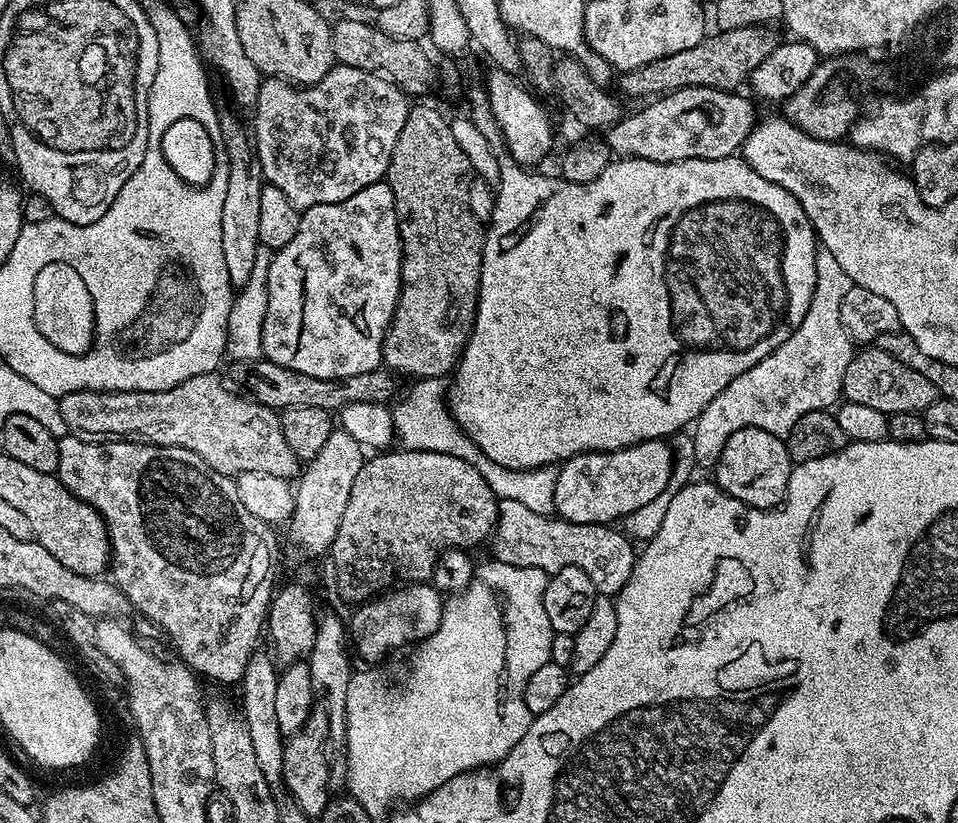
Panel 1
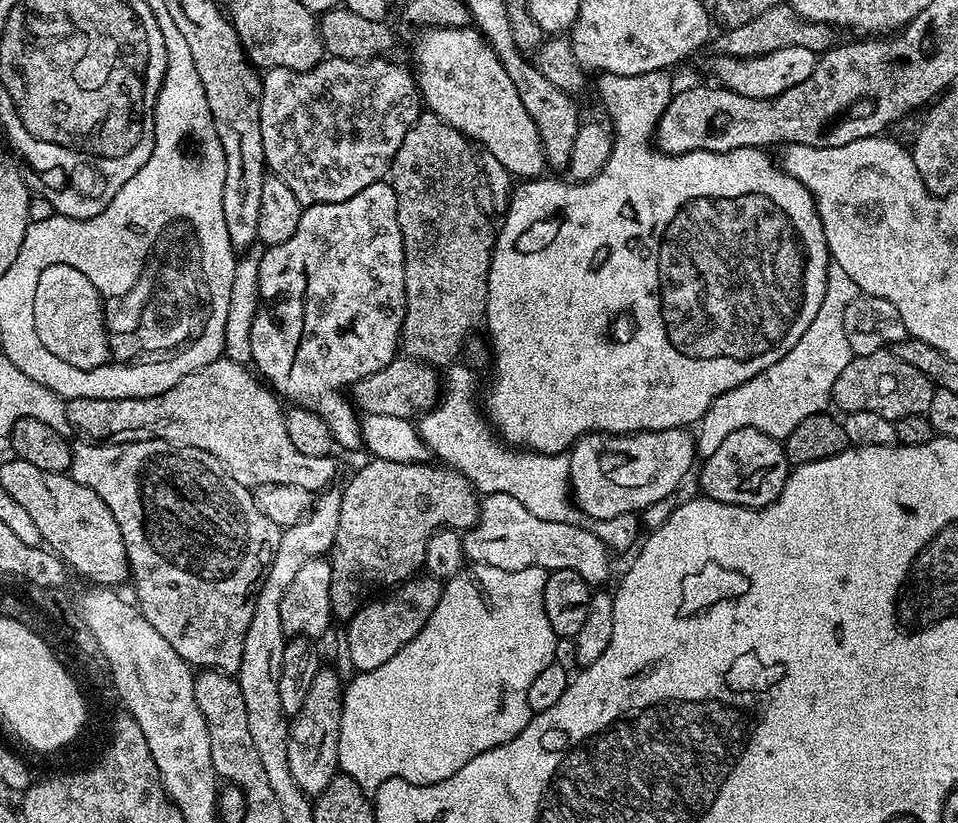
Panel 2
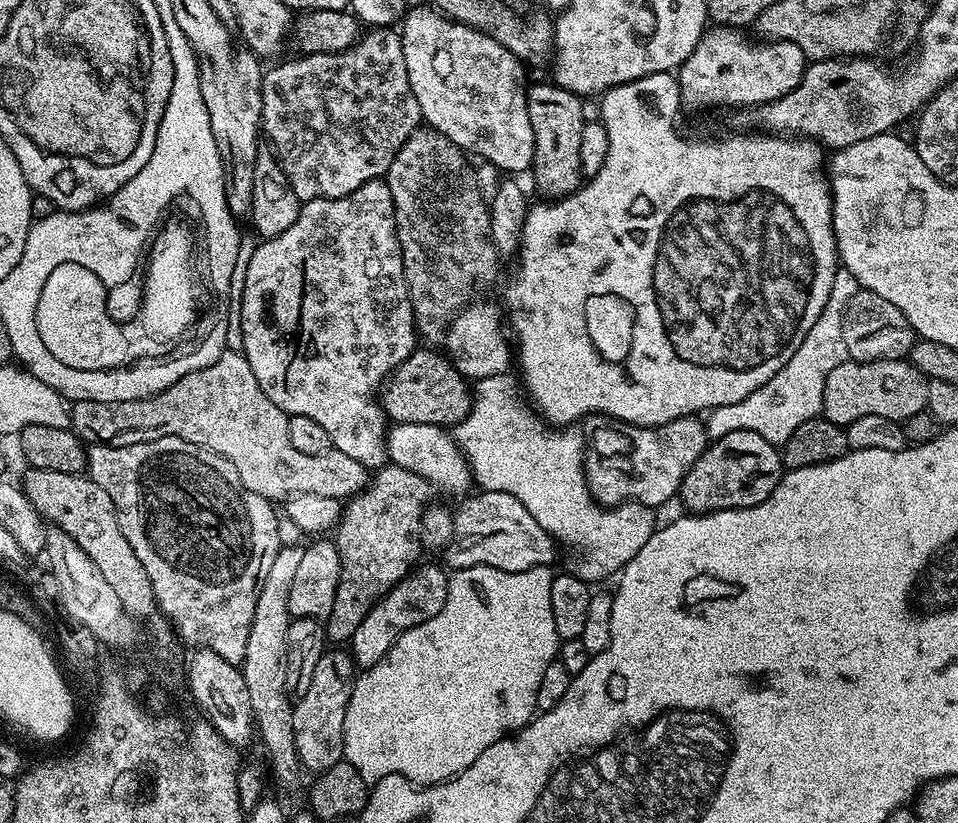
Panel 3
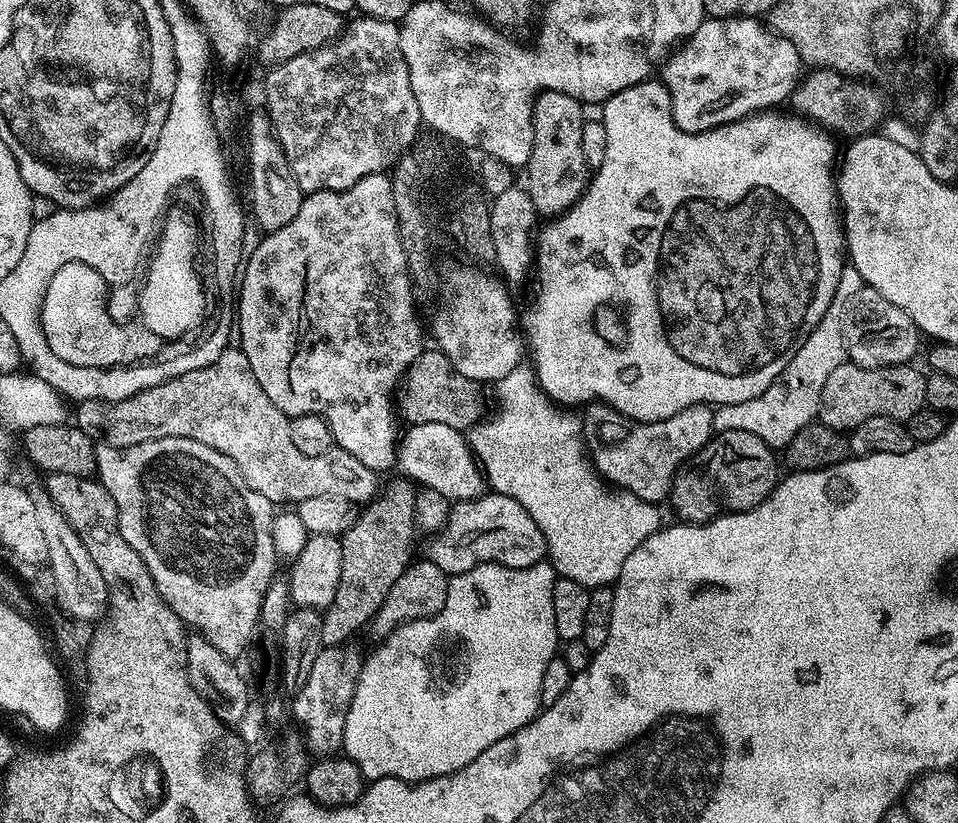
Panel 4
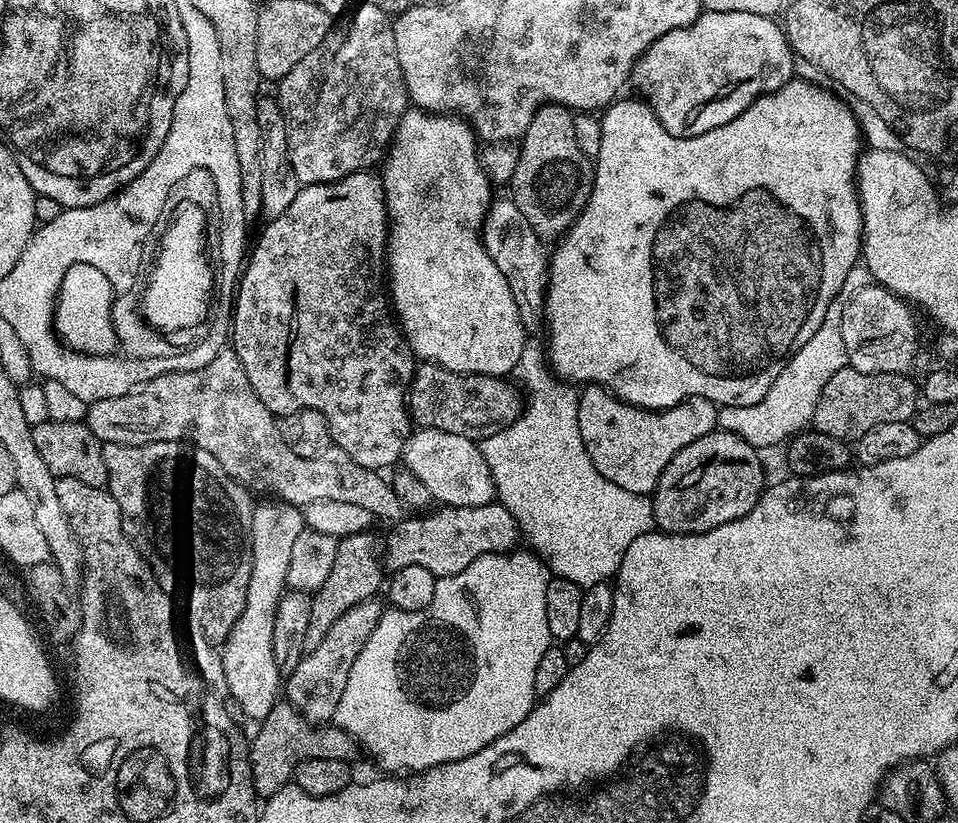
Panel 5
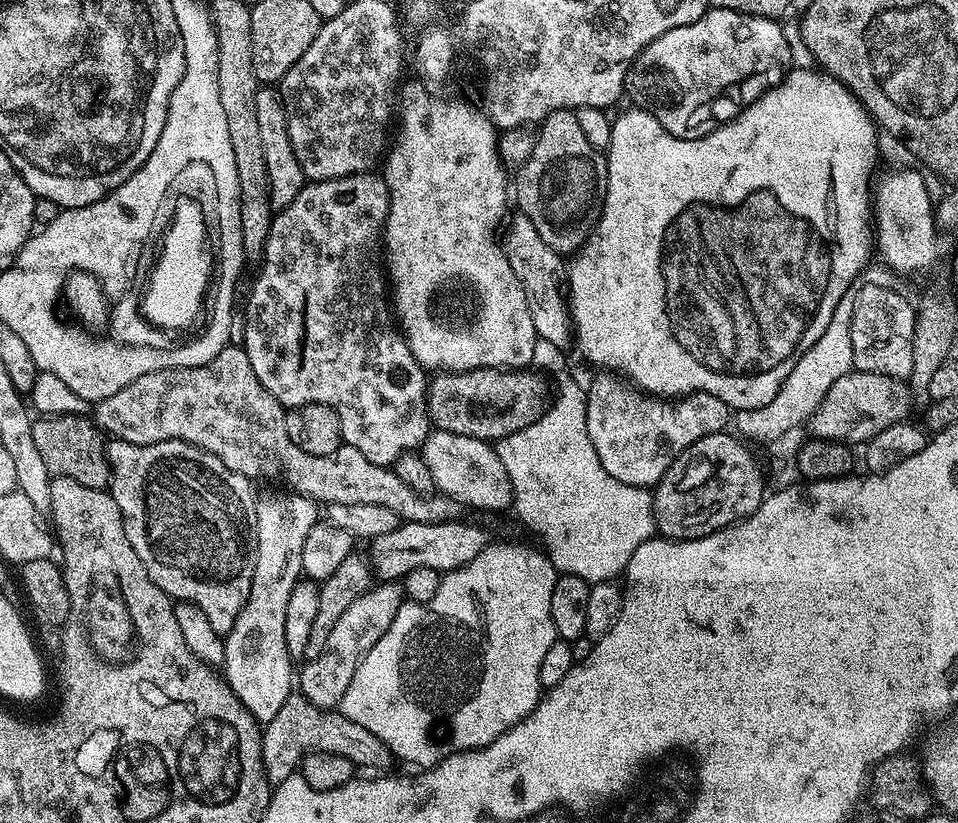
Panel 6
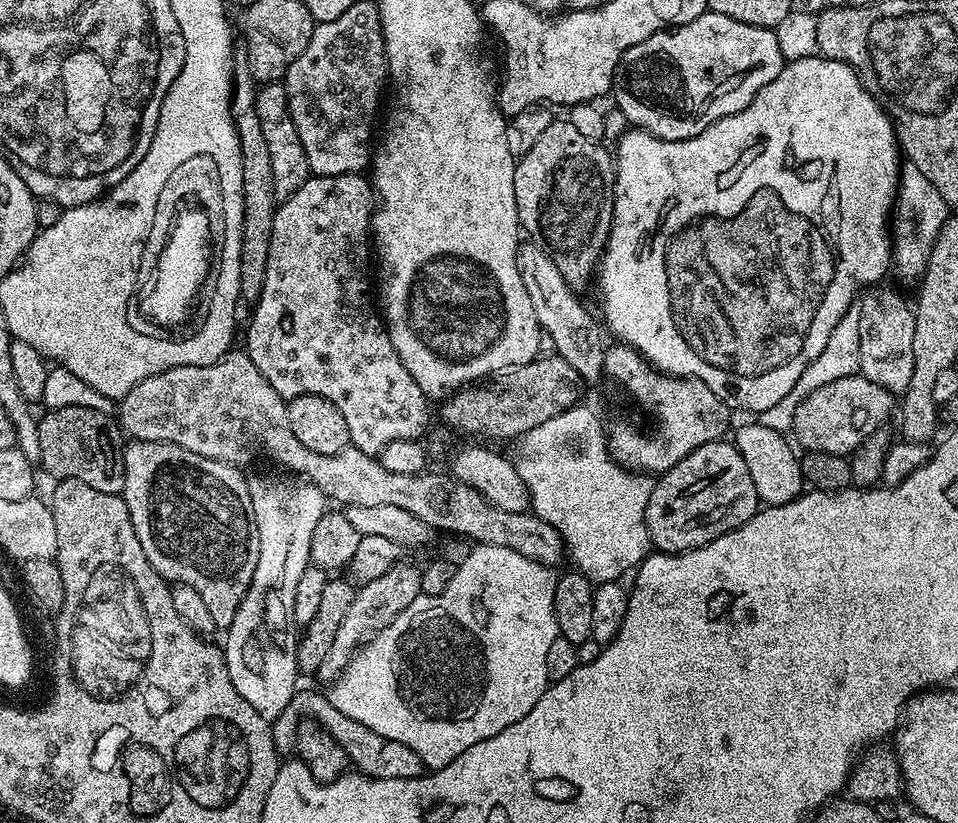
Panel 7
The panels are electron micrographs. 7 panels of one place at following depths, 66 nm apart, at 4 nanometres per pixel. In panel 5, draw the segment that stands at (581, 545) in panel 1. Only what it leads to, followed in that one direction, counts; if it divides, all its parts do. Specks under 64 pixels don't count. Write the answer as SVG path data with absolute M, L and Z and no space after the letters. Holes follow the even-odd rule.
M499 502L473 508L444 506L439 510L441 512L434 516L424 516L421 520L405 519L400 522L405 524L395 525L397 528L388 544L388 556L386 552L389 569L426 566L426 570L433 572L437 578L453 576L466 570L466 566L470 566L470 562L474 562L474 558L481 554L511 553L519 545L516 543L522 540L519 524L510 514L510 510Z

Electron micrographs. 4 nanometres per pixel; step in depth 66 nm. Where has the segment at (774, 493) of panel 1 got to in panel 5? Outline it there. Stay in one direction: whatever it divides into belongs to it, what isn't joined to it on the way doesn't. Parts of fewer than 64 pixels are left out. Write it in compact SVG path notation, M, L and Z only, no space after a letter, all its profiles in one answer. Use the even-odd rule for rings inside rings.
M723 430L706 434L678 450L660 475L651 497L655 527L674 536L700 536L754 510L766 490L760 456L751 444Z

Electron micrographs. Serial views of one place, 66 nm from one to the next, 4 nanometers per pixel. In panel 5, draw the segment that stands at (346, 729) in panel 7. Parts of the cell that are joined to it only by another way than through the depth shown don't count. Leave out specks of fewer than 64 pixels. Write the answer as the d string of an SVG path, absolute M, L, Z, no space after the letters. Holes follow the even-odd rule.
M278 702L275 705L275 707L272 710L270 710L269 716L266 717L257 728L260 729L258 729L256 732L256 740L254 736L254 743L251 745L250 748L250 755L254 761L252 766L252 781L256 786L257 793L259 793L261 797L267 798L269 796L273 796L273 794L278 790L282 790L288 784L293 783L294 777L296 775L296 768L299 766L299 764L301 764L302 762L306 762L310 758L338 758L339 760L346 760L349 762L355 761L354 758L356 756L356 748L358 749L358 741L356 737L351 736L347 732L347 730L339 726L317 726L315 723L313 723L313 721L308 720L307 717L305 717L303 713L299 711L299 709L293 707L291 704L287 702Z

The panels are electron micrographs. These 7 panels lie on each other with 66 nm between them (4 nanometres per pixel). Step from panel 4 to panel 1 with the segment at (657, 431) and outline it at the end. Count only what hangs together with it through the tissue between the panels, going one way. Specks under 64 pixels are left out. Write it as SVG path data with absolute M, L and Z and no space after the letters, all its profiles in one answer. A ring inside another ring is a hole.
M663 439L643 440L629 448L619 448L613 452L580 452L574 458L559 465L554 486L554 512L561 520L569 520L575 524L607 524L623 521L634 510L646 506L646 502L654 502L662 490L666 490L666 482L670 482L672 473L672 445Z

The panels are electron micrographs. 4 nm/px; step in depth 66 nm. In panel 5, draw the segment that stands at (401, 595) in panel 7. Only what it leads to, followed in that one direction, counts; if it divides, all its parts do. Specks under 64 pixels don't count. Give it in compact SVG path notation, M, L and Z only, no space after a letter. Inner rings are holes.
M379 599L363 600L338 618L338 622L322 638L318 650L308 652L301 659L298 667L291 669L286 680L287 703L299 709L308 720L313 722L328 722L333 719L338 710L338 702L342 698L342 690L346 690L346 682L350 679L350 670L354 670L354 662L358 654L362 654L362 646L370 642L370 636L384 615L385 605L379 604Z

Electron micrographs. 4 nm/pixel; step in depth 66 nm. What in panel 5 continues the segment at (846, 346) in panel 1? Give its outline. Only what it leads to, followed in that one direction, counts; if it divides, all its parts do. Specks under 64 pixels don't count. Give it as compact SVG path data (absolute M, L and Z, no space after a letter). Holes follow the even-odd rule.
M843 303L832 304L826 310L826 318L822 318L822 326L814 330L814 338L789 358L788 364L778 374L774 386L754 406L721 407L718 412L718 424L723 431L733 432L747 444L757 450L772 448L775 444L783 445L792 437L805 431L811 425L812 415L818 406L818 398L822 394L822 386L838 374L848 364L846 342L842 338Z

